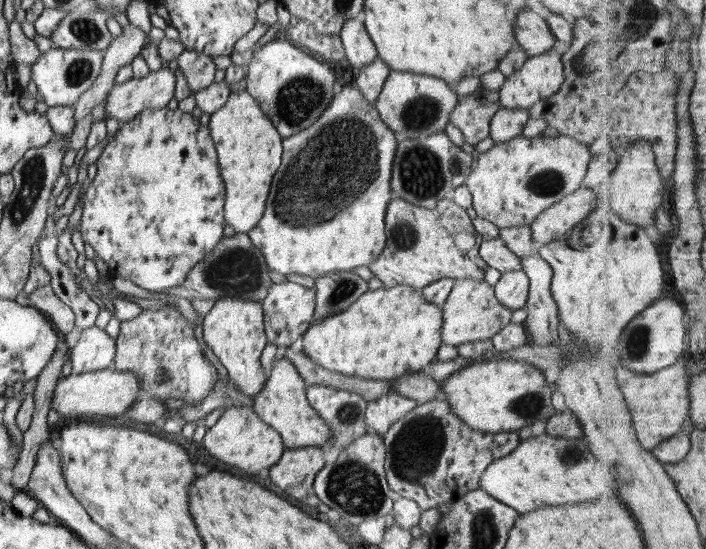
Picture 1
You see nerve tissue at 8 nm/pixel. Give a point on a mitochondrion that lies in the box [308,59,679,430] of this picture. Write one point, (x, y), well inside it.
(421, 174)

